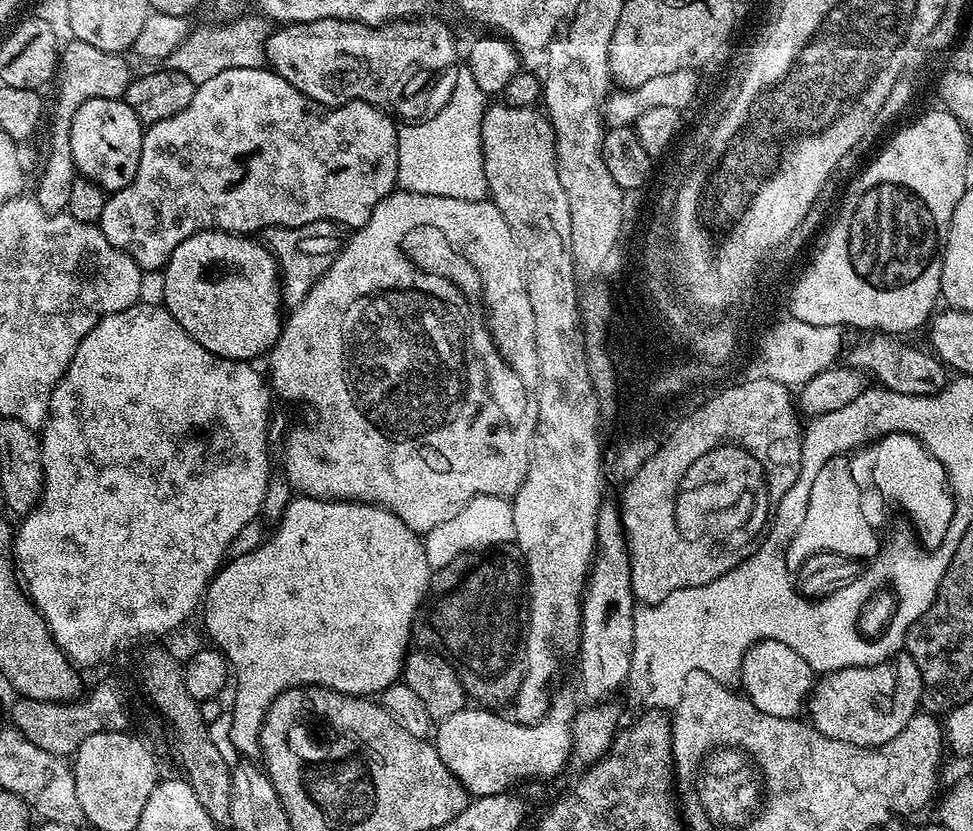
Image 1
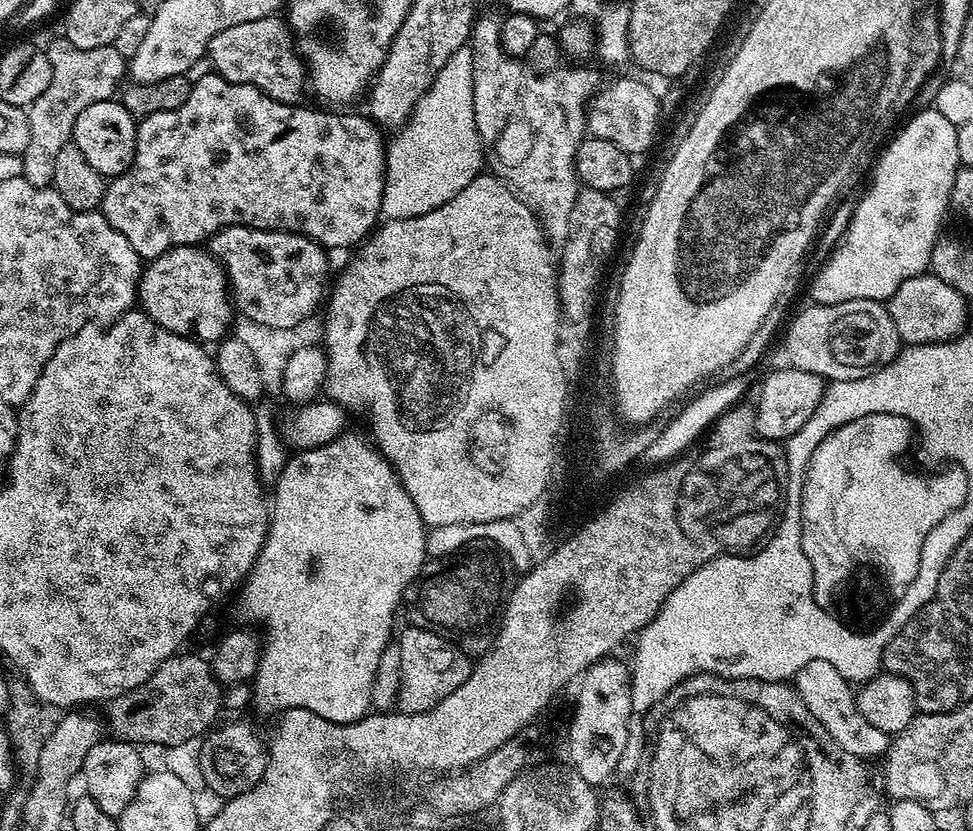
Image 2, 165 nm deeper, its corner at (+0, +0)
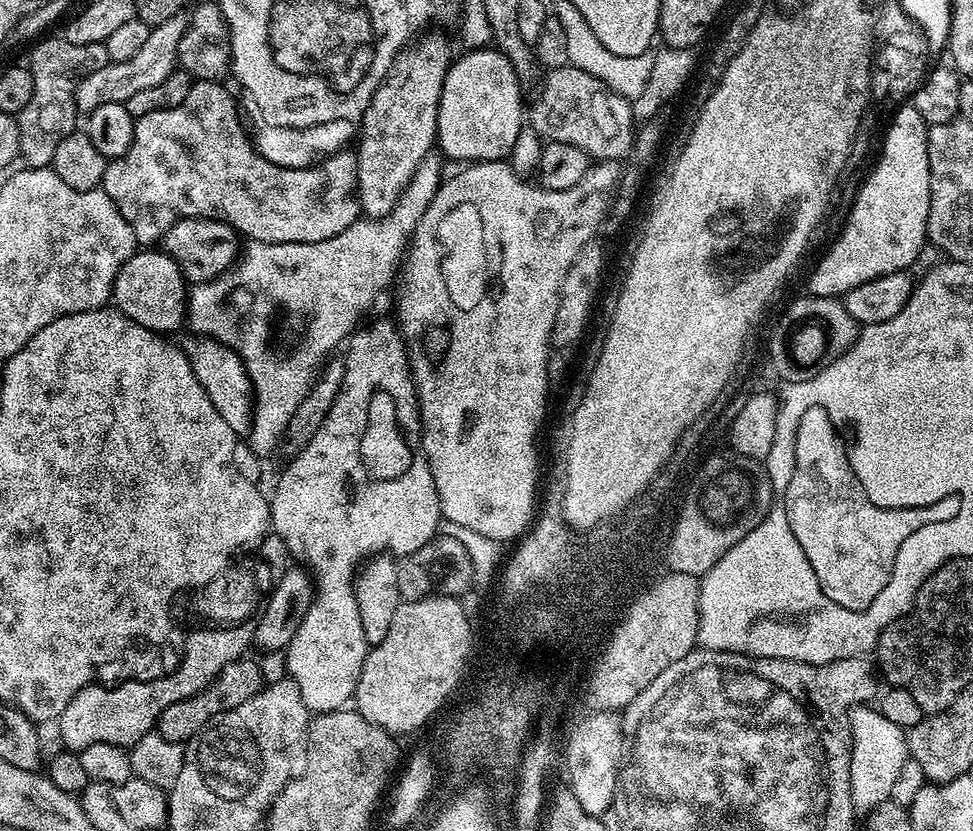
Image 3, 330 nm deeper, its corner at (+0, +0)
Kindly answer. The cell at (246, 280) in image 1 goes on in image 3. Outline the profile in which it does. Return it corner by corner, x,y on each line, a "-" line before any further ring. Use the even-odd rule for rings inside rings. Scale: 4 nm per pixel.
138,250
118,270
116,281
112,287
112,300
118,311
126,318
138,322
138,326
146,326
151,332
169,334
176,332
186,324
186,305
188,302
189,289
186,287
186,281
174,258
170,258
167,252
163,250

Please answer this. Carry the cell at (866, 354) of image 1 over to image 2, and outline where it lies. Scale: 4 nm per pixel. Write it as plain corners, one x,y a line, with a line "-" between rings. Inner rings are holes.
851,300
850,302
838,302
837,304
817,304
809,303
809,308
804,308
788,324
788,333
784,336
784,352
788,355
787,363
798,370
810,370
810,374
818,374
826,382
835,382
838,380
861,380
864,376
875,372
876,369
891,364
892,360
902,350
902,341
894,326
894,318
890,318
887,307
878,300

